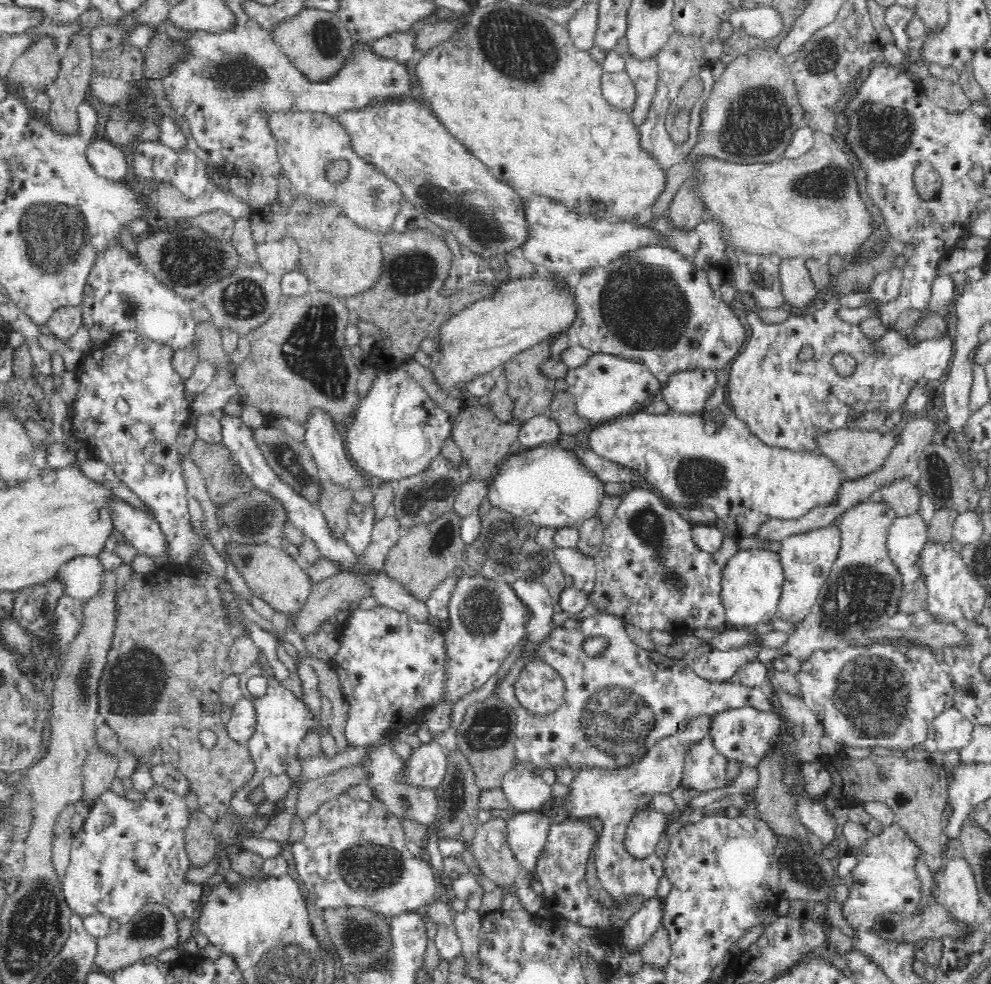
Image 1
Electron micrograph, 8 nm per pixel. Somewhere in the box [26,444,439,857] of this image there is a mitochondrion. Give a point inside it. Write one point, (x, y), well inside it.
(130, 690)

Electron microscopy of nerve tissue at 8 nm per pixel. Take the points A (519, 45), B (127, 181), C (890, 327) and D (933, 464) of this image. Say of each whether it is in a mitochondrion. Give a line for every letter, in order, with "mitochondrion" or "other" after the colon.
A: mitochondrion
B: other
C: other
D: mitochondrion

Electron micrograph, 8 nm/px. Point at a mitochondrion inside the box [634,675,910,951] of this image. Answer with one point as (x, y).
(800, 865)

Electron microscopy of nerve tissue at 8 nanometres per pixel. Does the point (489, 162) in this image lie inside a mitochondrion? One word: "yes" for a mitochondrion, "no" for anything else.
no

